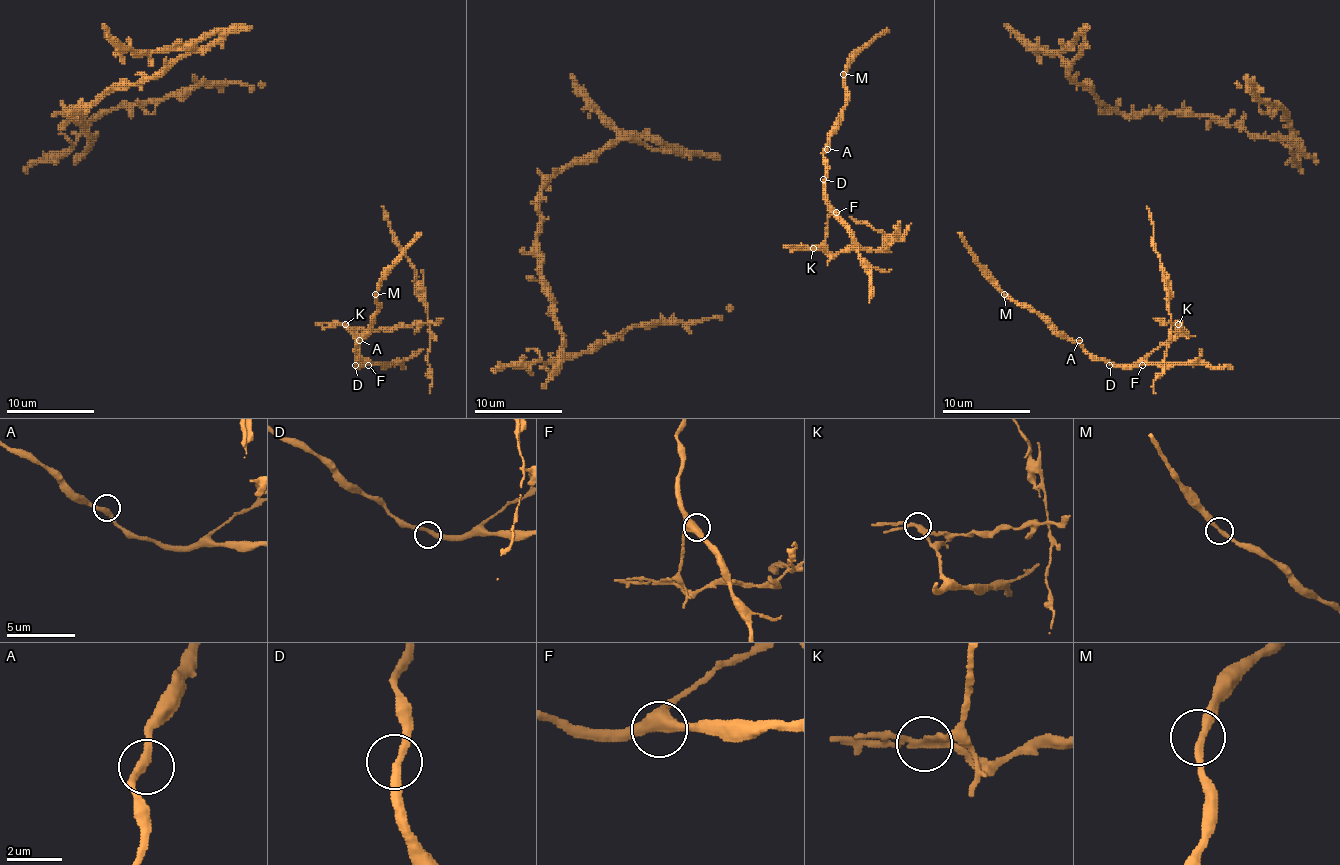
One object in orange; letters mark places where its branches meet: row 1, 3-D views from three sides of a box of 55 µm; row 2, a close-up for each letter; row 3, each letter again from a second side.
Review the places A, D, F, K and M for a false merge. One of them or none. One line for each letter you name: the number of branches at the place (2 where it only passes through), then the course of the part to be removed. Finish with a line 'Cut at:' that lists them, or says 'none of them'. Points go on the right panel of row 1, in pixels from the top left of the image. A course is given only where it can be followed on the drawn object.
K: branches 3; course (1178, 325), (1171, 321), (1167, 272), (1153, 248), (1151, 213), (1147, 206)
Cut at: K

